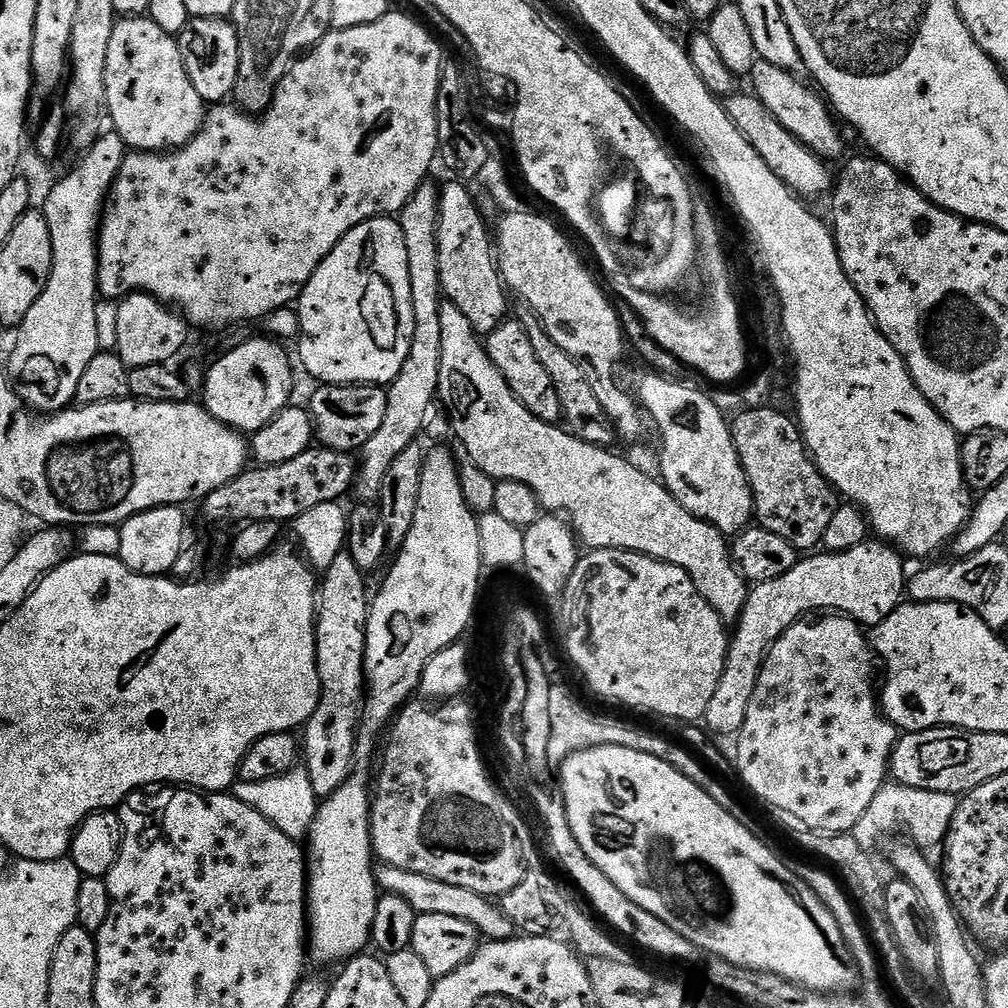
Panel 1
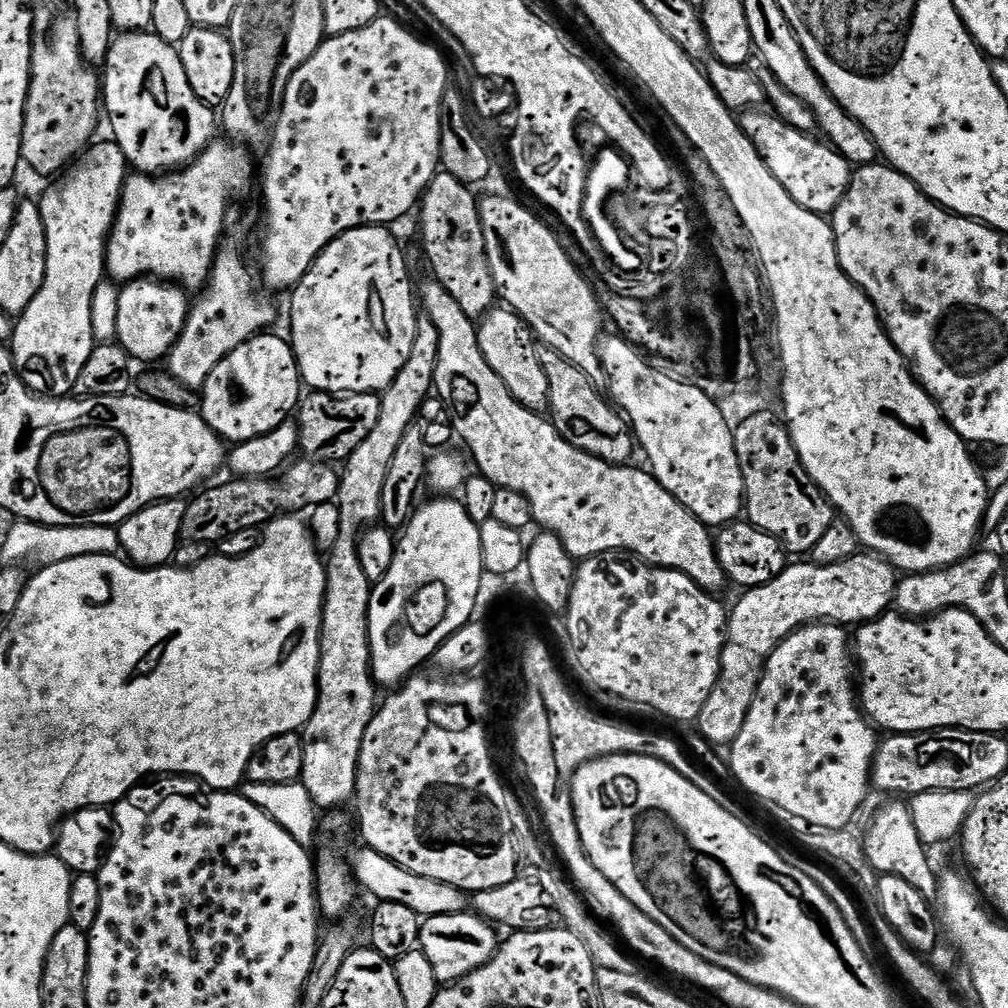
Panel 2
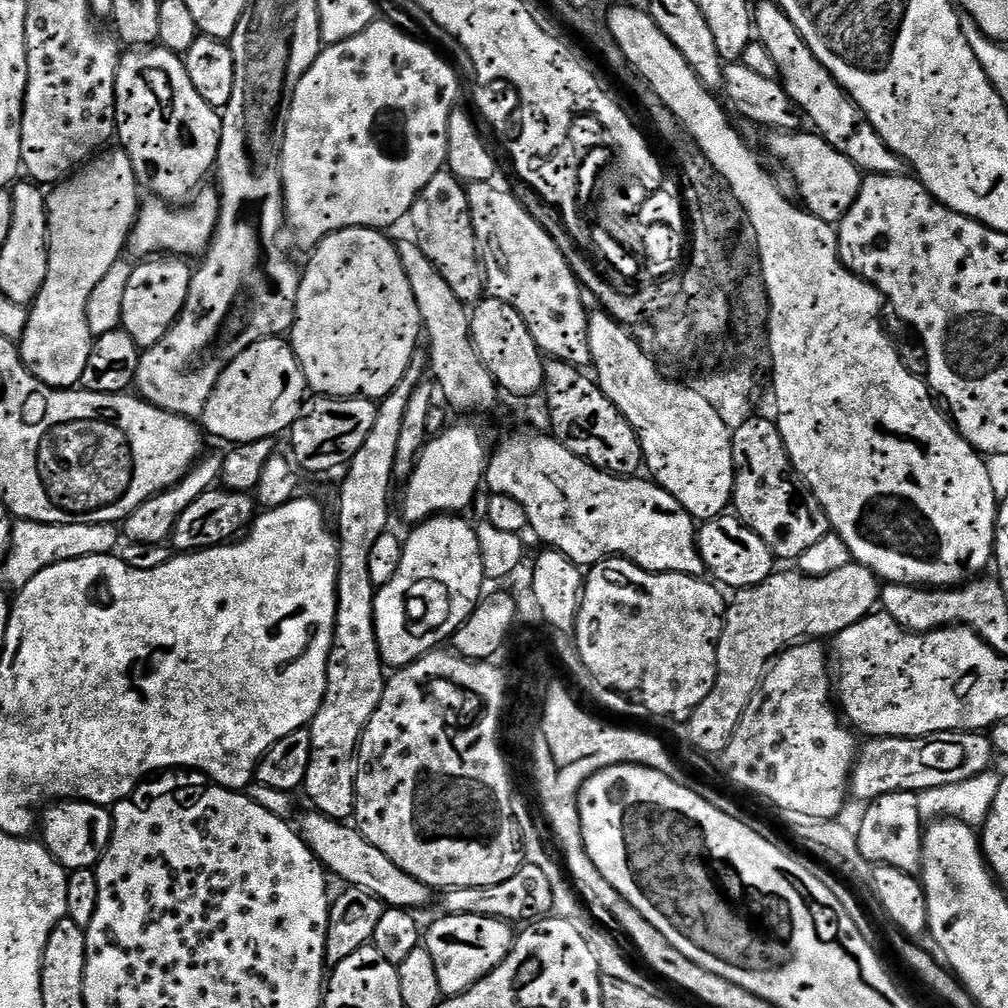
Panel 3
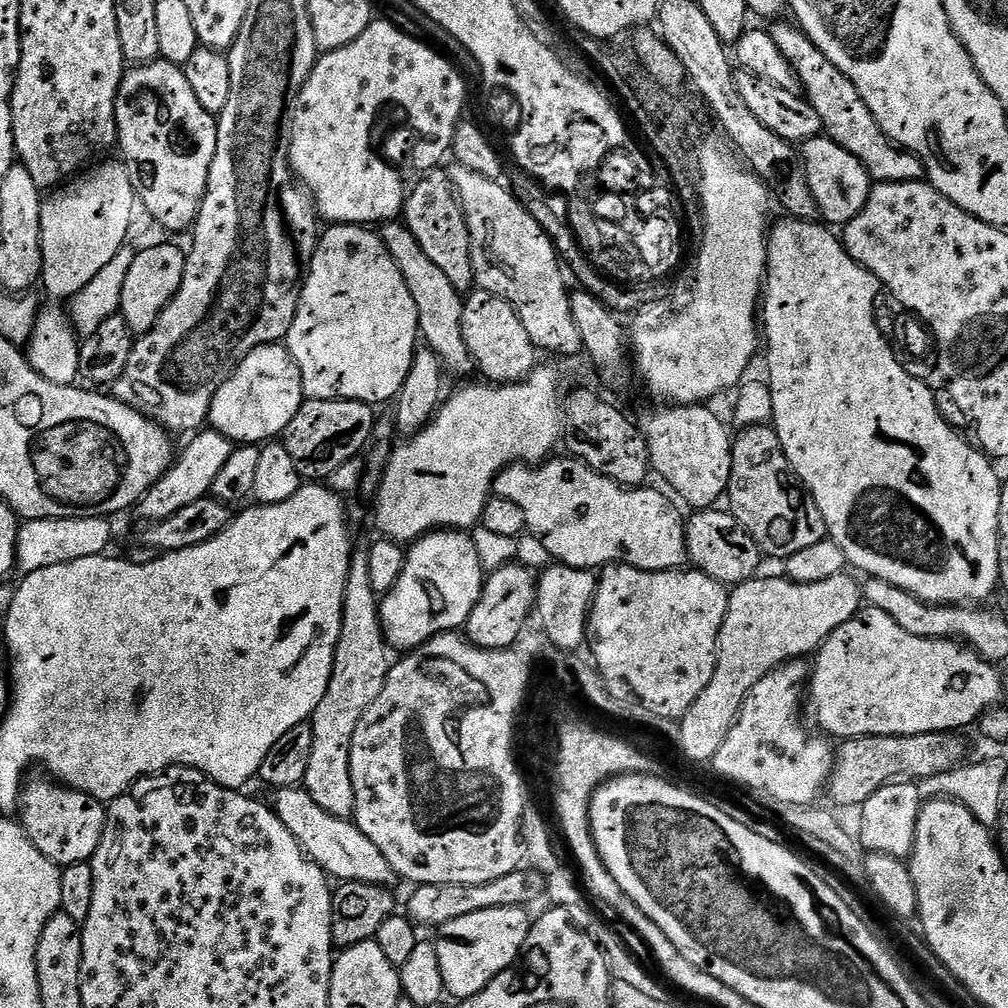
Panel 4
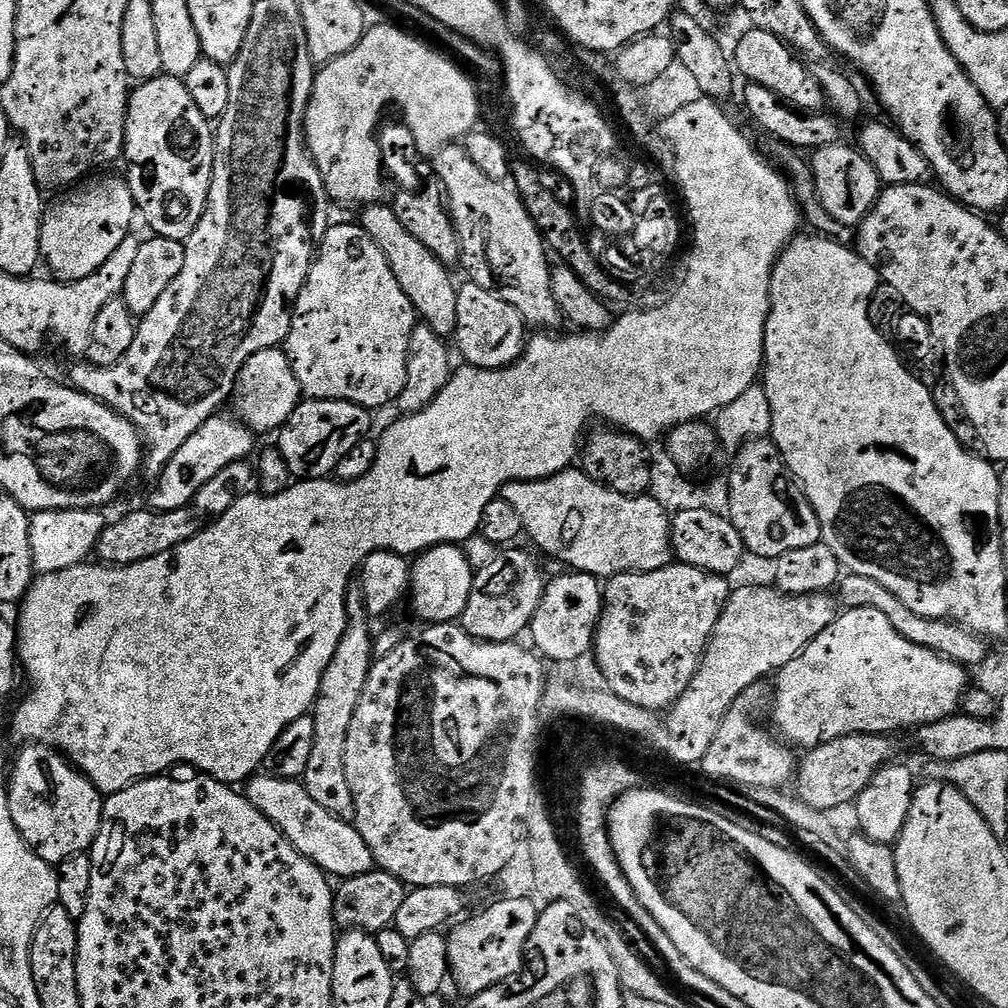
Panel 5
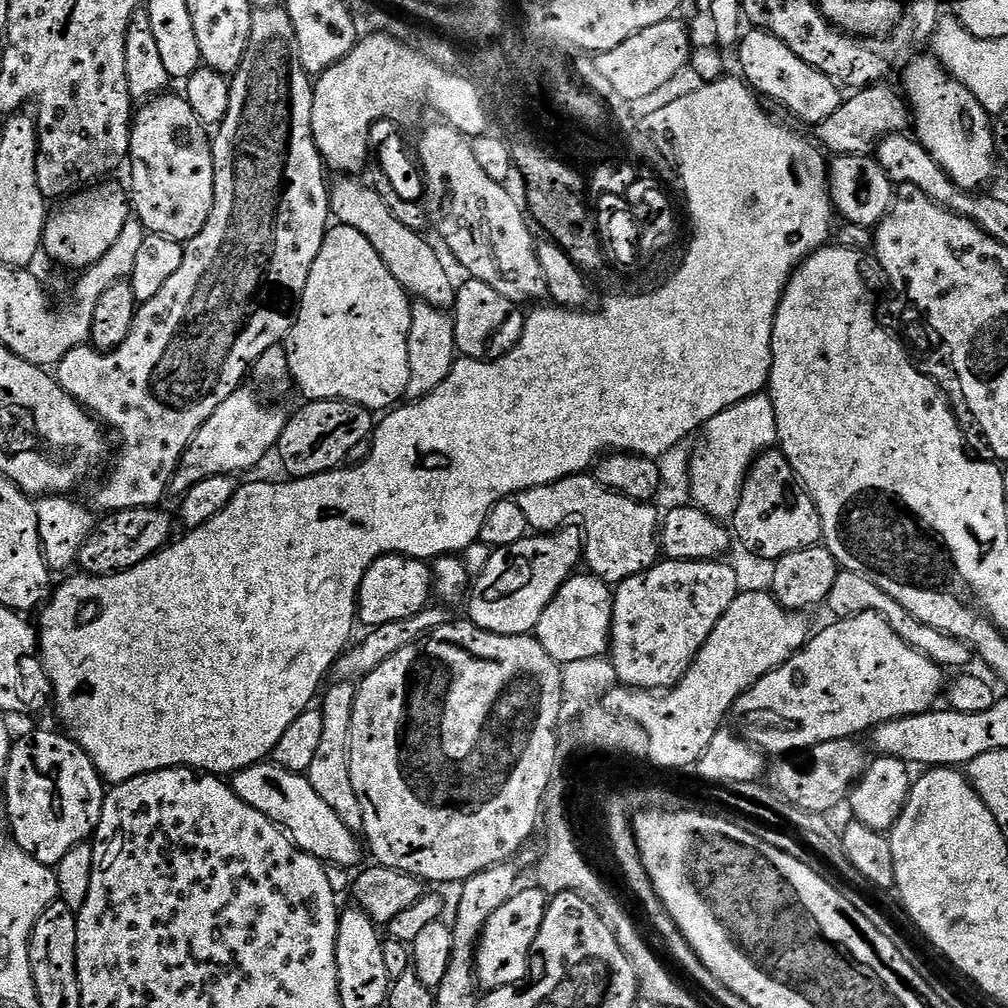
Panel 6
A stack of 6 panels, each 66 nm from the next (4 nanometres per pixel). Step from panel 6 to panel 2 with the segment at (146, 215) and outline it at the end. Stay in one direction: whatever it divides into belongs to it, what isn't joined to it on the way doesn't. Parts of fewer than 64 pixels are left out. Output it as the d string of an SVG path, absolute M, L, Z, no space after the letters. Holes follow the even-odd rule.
M151 30L142 32L125 32L117 35L117 40L113 42L112 49L108 52L108 69L102 72L102 108L106 113L106 120L112 123L112 132L114 142L124 151L129 165L137 173L140 174L167 174L173 170L179 170L186 164L191 164L209 144L212 143L218 132L218 116L216 116L209 105L203 104L198 98L198 94L194 94L194 90L190 86L190 78L186 78L186 70L182 66L182 58L179 51L173 45L167 44L161 36L157 36Z

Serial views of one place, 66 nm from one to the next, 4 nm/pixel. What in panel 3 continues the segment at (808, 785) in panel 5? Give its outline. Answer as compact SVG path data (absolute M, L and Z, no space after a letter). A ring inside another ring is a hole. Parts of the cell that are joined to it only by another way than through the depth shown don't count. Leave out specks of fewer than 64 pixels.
M935 732L929 736L882 736L879 738L868 738L863 741L862 747L859 749L856 757L856 765L852 767L852 775L850 777L850 792L857 800L865 800L871 802L877 800L880 796L885 796L891 792L915 792L917 794L937 788L938 786L950 786L958 782L966 782L966 778L974 778L978 774L989 771L993 767L992 756L994 757L994 749L991 739L984 732Z

